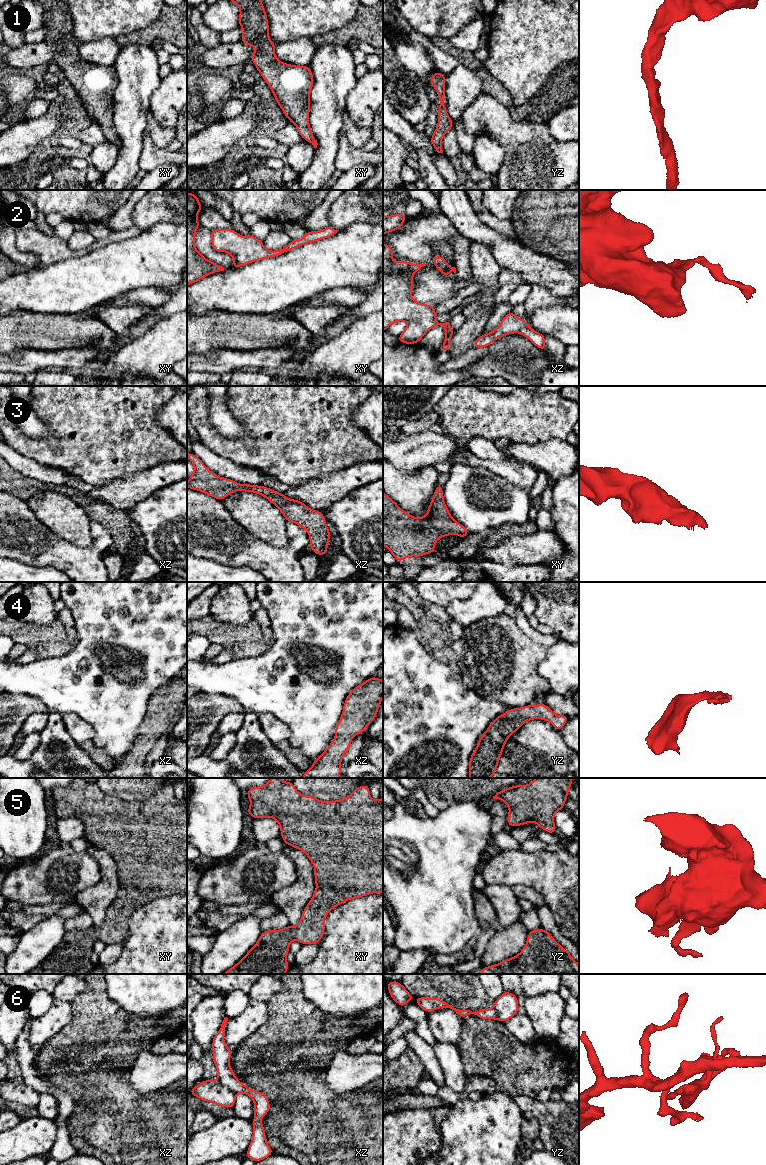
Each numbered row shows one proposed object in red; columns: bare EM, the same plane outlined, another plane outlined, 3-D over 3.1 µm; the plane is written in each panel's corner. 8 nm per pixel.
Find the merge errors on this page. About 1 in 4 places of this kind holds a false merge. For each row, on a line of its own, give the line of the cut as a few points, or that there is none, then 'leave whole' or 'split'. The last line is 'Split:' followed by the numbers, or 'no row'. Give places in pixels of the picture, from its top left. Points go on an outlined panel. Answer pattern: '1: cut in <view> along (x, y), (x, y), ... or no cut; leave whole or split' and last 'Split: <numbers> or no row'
1: no cut; leave whole
2: no cut; leave whole
3: no cut; leave whole
4: no cut; leave whole
5: no cut; leave whole
6: cut in xz along (217, 1079), (236, 1093); split
Split: 6

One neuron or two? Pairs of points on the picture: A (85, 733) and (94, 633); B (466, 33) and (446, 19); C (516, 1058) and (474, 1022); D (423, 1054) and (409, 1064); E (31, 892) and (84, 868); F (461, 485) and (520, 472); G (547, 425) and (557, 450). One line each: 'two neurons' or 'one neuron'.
A: two neurons
B: two neurons
C: one neuron
D: two neurons
E: one neuron
F: two neurons
G: two neurons

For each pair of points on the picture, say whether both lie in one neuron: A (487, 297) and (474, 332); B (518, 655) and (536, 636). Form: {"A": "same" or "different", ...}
{"A": "same", "B": "different"}

